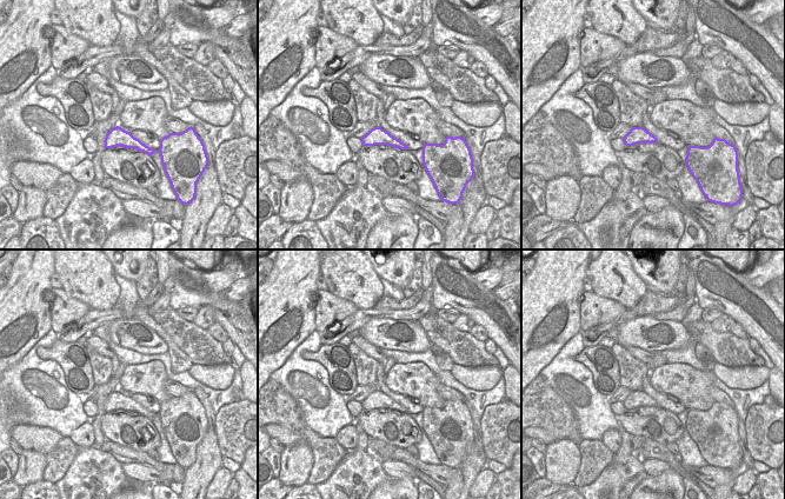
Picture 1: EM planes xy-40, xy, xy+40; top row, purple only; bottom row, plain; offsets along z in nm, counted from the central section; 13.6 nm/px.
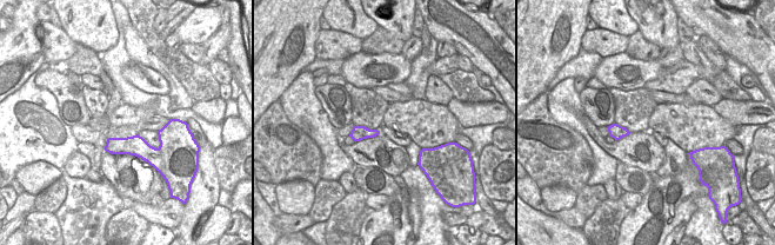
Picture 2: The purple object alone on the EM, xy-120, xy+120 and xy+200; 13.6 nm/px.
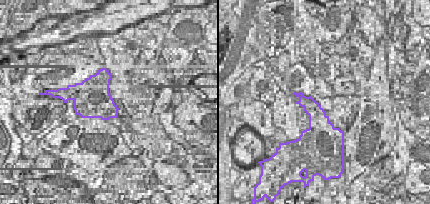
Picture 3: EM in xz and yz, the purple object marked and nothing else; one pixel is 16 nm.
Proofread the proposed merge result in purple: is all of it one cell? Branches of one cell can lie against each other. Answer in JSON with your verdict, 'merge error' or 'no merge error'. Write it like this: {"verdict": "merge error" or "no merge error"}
{"verdict": "merge error"}

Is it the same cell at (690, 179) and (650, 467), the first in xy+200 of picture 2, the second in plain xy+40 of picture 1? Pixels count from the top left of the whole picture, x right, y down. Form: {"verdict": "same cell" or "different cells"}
{"verdict": "different cells"}

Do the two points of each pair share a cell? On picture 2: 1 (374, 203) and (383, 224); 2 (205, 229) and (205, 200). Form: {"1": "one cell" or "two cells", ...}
{"1": "two cells", "2": "two cells"}

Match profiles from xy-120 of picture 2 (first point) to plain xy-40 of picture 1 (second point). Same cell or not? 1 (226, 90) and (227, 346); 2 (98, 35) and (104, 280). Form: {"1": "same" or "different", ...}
{"1": "same", "2": "same"}

